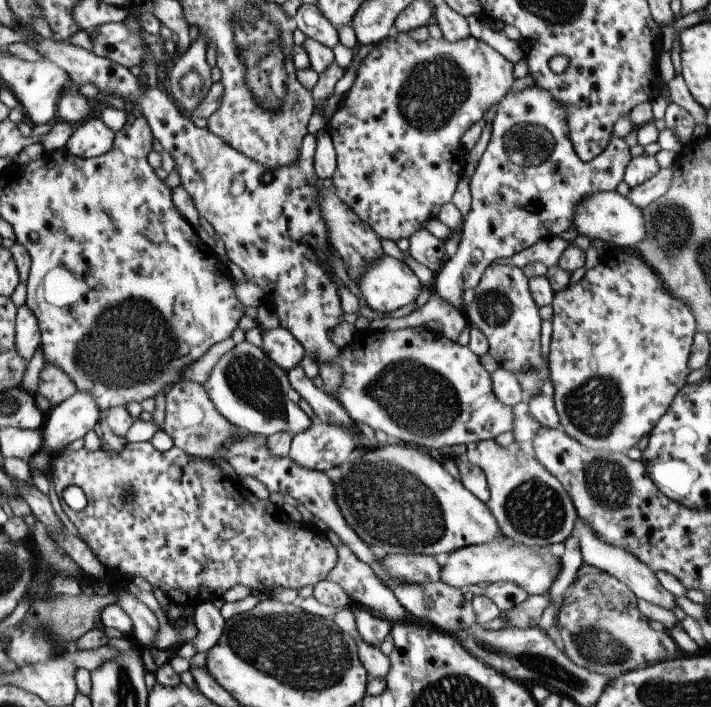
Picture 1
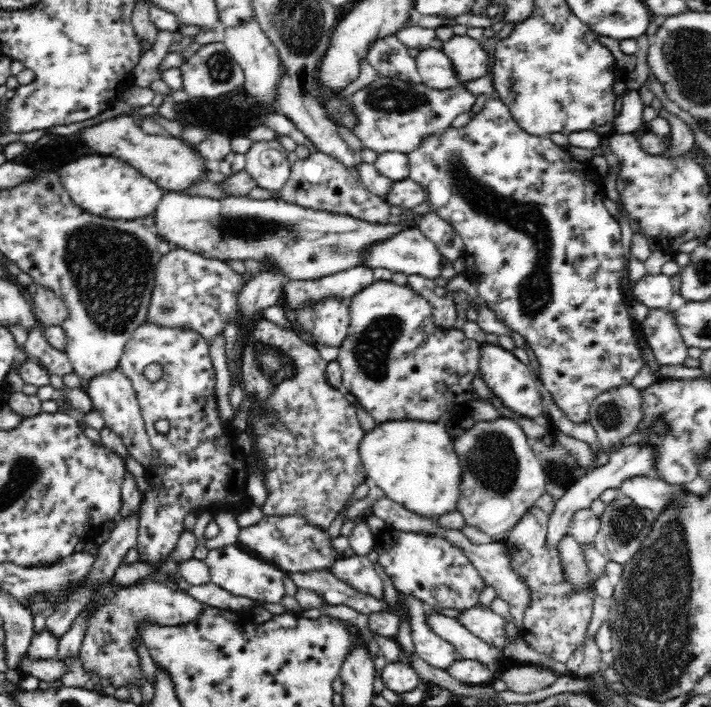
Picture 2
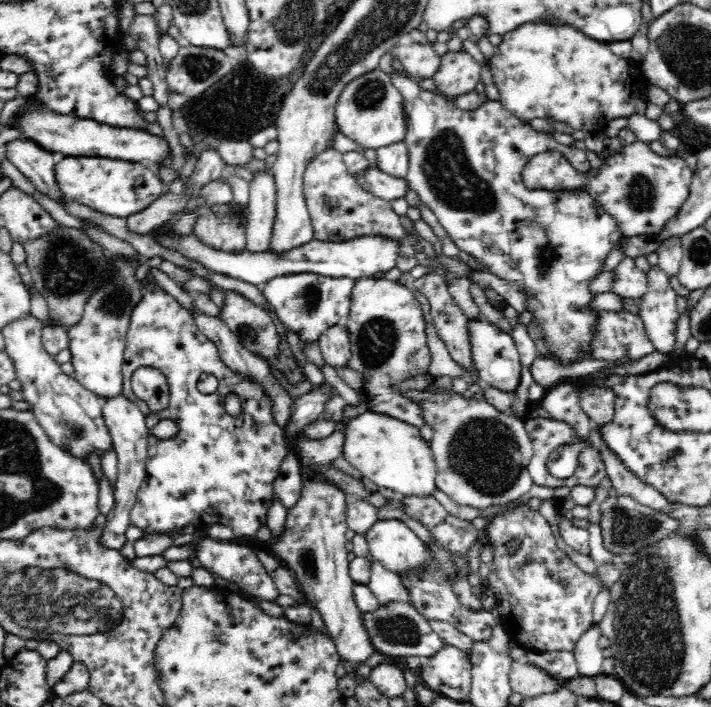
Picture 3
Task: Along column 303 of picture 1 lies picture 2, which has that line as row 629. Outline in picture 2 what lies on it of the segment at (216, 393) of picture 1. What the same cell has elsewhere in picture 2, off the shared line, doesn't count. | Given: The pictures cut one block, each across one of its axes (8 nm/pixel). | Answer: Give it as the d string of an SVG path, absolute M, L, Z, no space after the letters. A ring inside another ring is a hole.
M398 592L410 608L412 637L414 637L415 652L430 666L440 670L447 670L460 658L456 647L451 642L440 638L432 632L426 623L426 605L418 598Z

